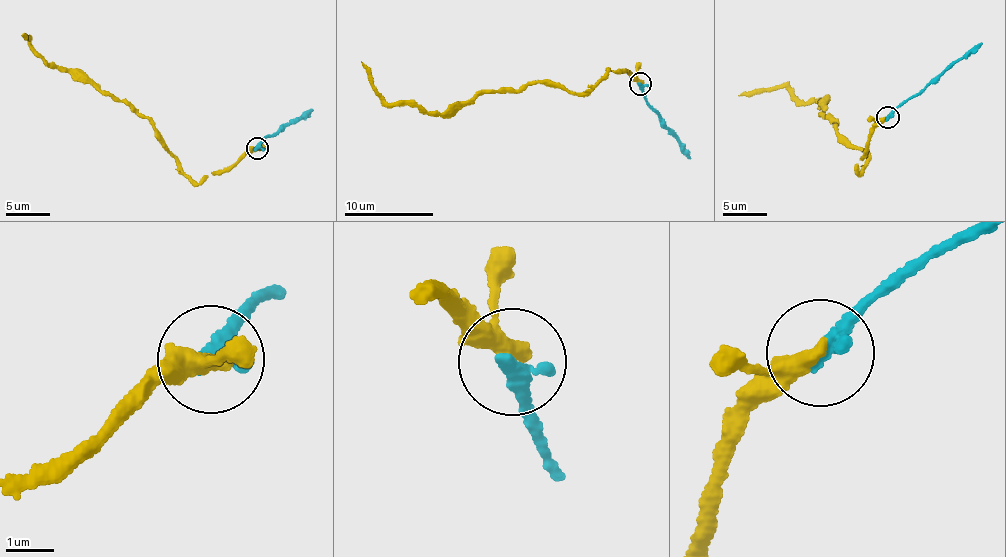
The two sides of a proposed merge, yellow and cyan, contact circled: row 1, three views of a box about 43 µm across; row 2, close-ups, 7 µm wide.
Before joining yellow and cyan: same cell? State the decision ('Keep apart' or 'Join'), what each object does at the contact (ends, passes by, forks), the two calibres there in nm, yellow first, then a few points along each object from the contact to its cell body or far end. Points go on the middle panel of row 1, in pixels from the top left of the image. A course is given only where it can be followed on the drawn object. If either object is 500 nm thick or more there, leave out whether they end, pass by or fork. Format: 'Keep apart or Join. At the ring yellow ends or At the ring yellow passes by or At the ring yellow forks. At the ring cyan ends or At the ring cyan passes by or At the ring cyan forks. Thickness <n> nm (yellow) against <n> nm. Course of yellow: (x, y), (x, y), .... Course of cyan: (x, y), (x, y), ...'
Join. At the ring yellow passes by. At the ring cyan ends. Thickness 280 nm (yellow) against 400 nm. Course of yellow: (640, 83), (610, 69), (579, 93), (530, 82), (480, 90), (441, 113), (382, 100), (361, 61). Course of cyan: (640, 83), (647, 104), (658, 111), (665, 127), (674, 130), (689, 157)

